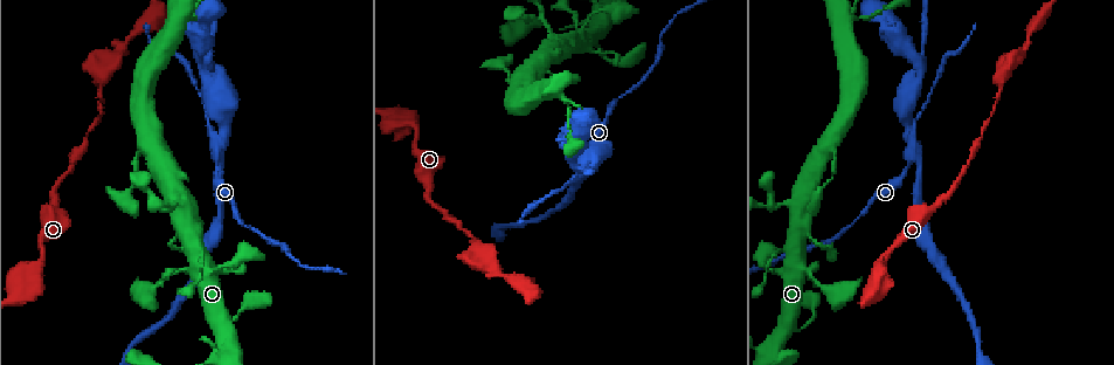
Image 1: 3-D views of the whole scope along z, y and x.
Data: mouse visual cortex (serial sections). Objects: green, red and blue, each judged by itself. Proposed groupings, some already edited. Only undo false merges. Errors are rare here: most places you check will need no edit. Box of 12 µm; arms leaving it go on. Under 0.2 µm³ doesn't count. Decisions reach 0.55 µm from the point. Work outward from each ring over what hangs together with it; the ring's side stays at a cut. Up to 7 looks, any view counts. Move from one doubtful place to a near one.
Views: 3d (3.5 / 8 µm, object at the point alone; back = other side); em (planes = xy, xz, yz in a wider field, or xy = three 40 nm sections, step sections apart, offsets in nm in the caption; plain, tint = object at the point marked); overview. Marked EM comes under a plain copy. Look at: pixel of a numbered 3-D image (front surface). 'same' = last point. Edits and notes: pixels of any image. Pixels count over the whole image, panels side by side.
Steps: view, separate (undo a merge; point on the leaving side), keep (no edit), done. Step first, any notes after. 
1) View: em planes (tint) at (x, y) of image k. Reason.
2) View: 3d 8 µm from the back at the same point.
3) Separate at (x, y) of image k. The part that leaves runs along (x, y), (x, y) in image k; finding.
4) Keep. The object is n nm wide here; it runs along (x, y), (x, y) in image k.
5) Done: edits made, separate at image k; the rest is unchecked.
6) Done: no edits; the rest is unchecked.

View: 3d 3.5 µm at (793, 203) of image 1. Sharp bend.

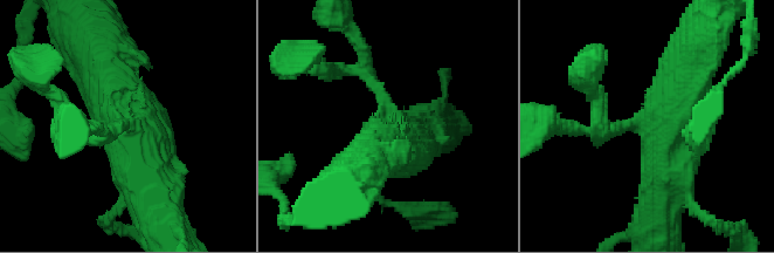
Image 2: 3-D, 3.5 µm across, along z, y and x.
View: em planes (tint) at (127, 125) of image 2.

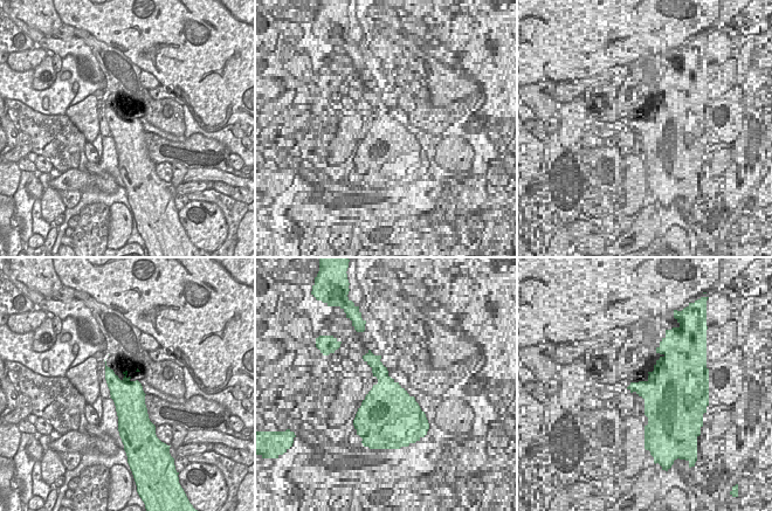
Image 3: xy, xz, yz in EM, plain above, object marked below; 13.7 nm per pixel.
Keep. The object is 440 nm wide here; it runs along (159, 218), (109, 77) in image 2; continuous, no second cell.

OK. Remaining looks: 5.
View: 3d 8 µm at (1027, 41) of image 1. Narrows sharply.

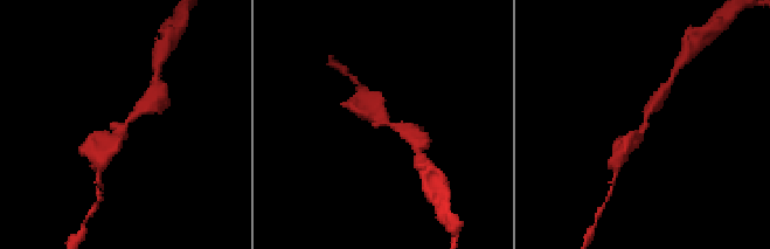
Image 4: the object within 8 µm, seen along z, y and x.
View: em xy step 5 (tint) at (645, 124) of image 4.

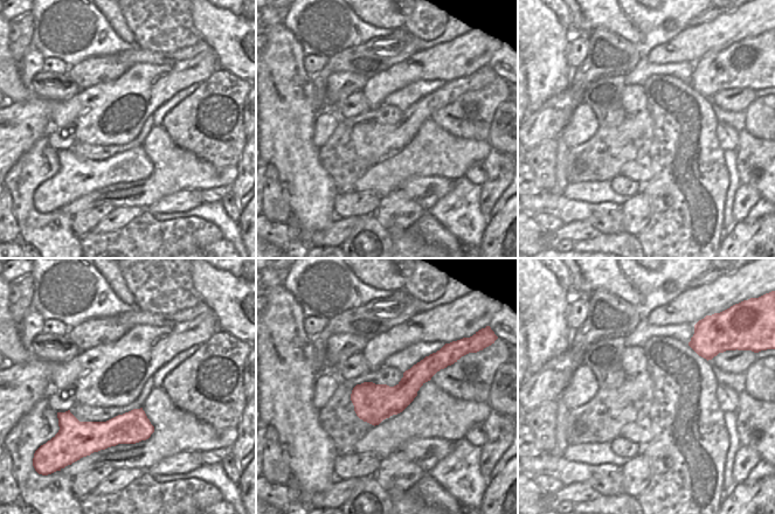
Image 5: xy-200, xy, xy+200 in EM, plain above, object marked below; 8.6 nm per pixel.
Keep. The object is 340 nm wide here; it runs along (110, 145), (152, 101) in image 4; one cell here.

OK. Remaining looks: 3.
View: 3d 3.5 µm at (559, 94) of image 1. Abrupt turn.

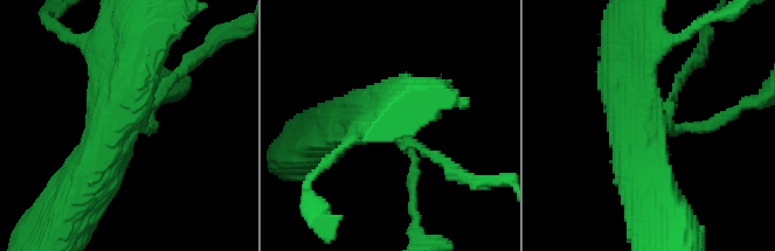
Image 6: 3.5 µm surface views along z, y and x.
View: em xy step 5 (tint) at (137, 126) of image 6.

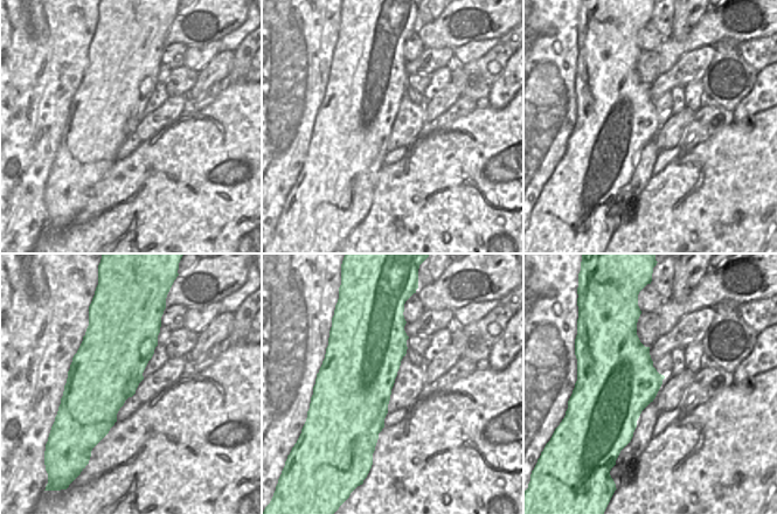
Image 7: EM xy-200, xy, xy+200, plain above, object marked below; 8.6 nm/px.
Keep. It runs along (81, 194), (126, 93), (156, 75) in image 6; one cell here.

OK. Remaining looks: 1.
Done: no edits; the rest is unchecked.

